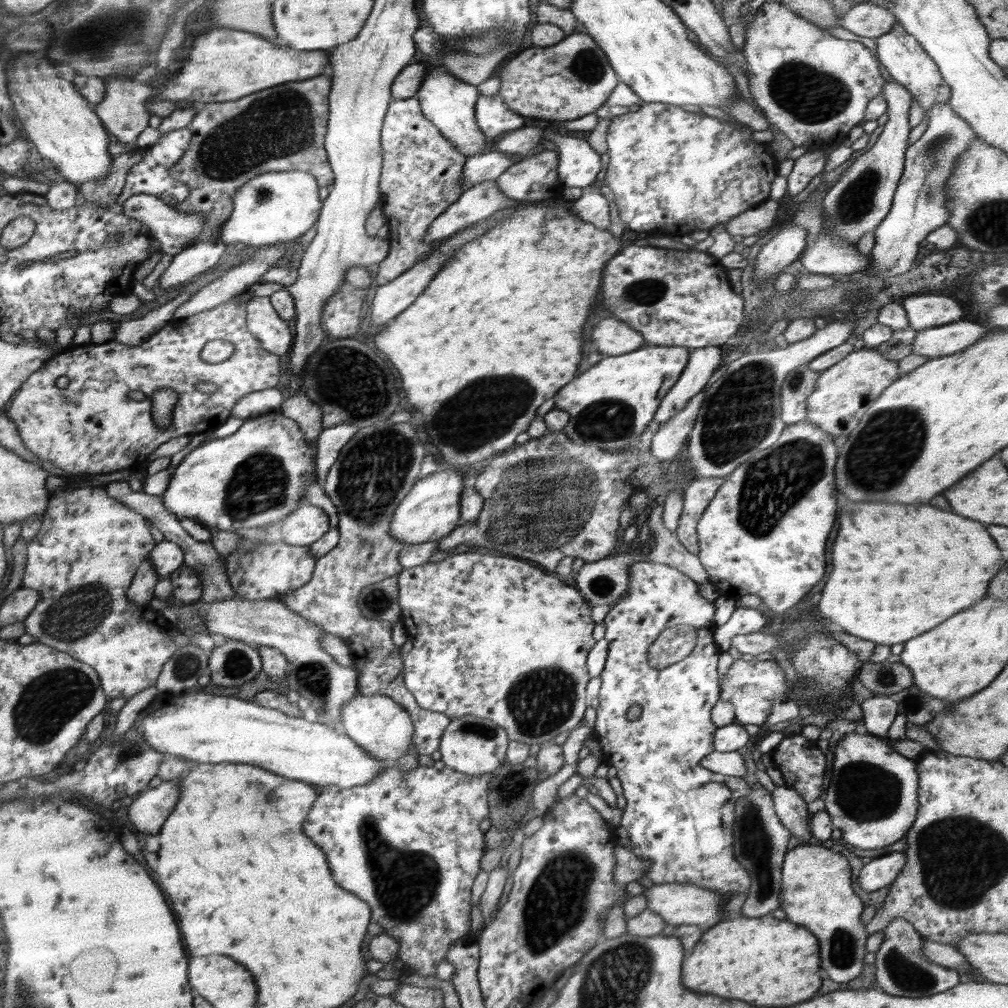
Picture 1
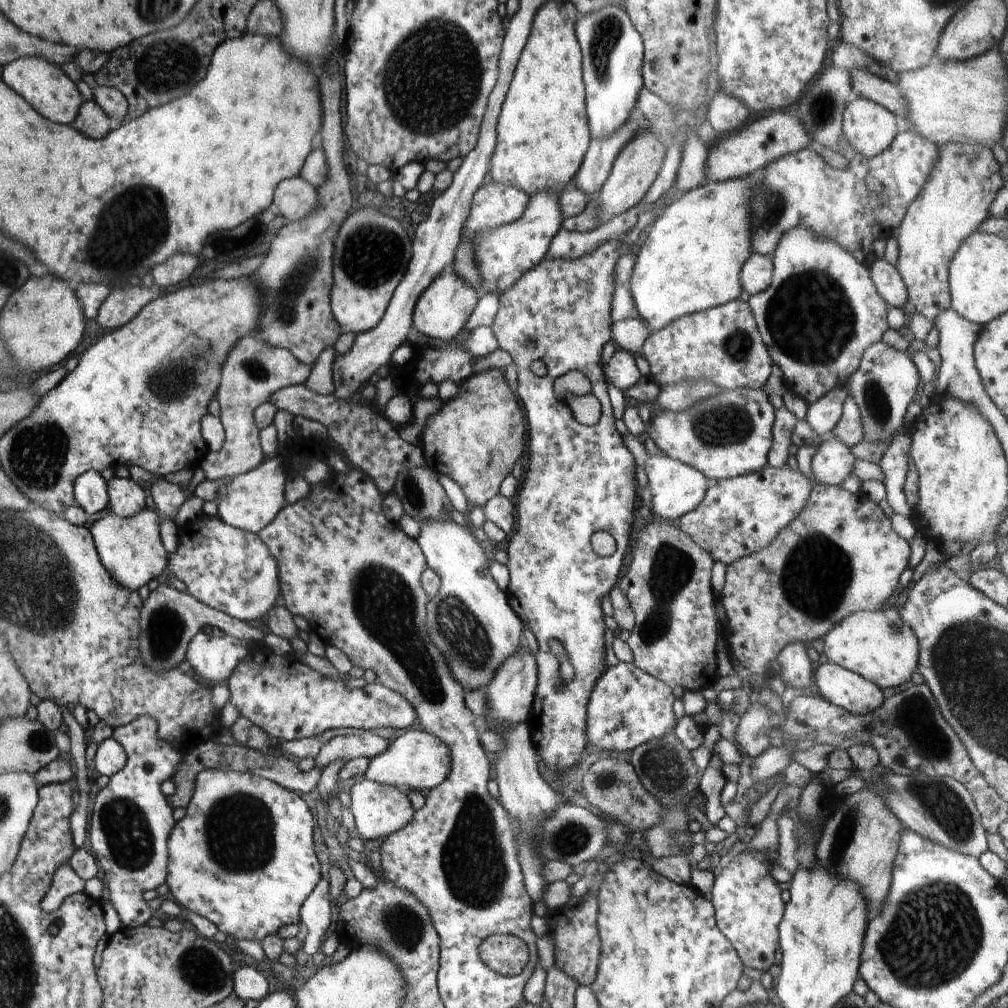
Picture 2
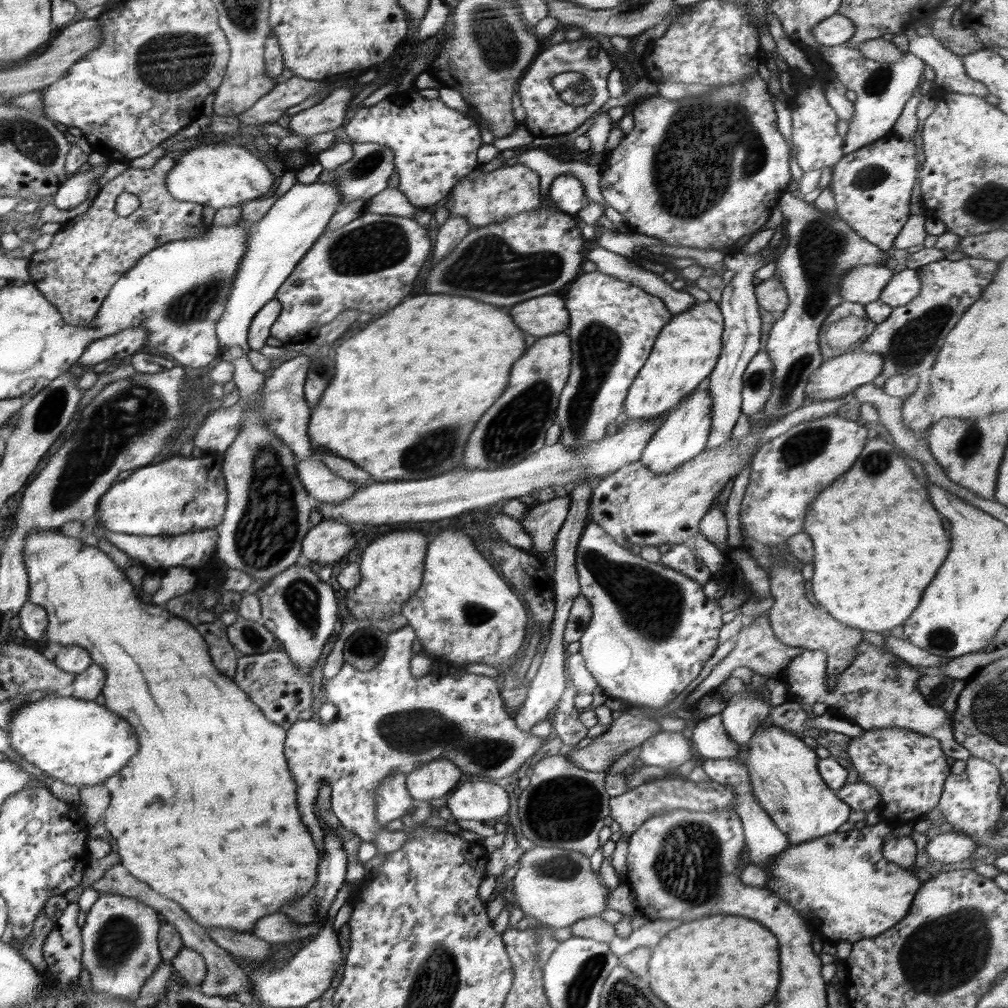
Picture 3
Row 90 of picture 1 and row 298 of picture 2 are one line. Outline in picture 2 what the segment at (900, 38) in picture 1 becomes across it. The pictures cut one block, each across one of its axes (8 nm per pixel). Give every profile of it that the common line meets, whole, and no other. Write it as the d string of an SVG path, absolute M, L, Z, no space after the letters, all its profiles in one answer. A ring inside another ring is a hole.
M948 143L945 145L940 145L937 148L938 158L933 164L933 167L930 169L930 174L927 176L925 185L922 187L922 190L919 192L919 195L914 199L907 208L904 218L901 220L900 226L897 228L895 234L898 242L898 261L896 268L904 281L904 284L907 288L907 293L909 294L909 302L914 304L916 308L916 313L923 314L928 320L935 319L935 316L943 309L951 306L951 296L949 293L949 284L948 284L948 275L949 275L949 266L954 258L954 255L957 253L959 246L962 244L962 241L965 238L968 238L975 230L978 228L979 224L982 224L986 218L988 218L989 210L987 209L990 206L990 203L994 200L994 197L997 195L998 189L1003 185L1002 176L999 173L1000 164L996 159L992 151L983 144L970 144L970 143Z

